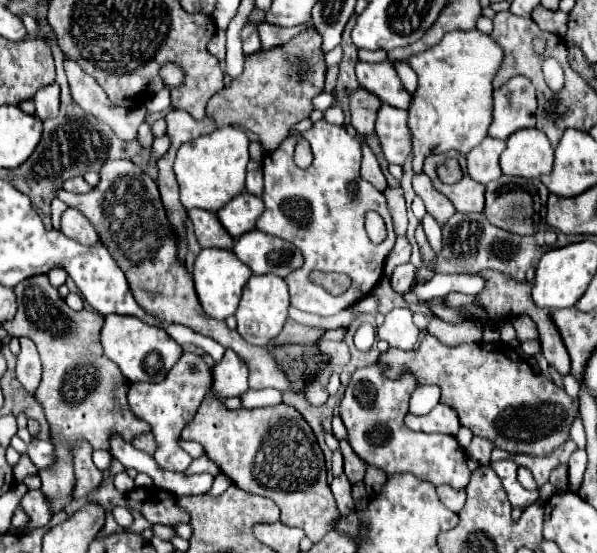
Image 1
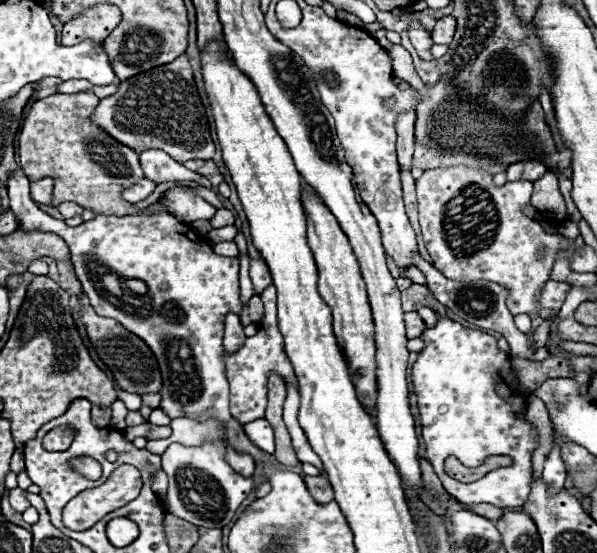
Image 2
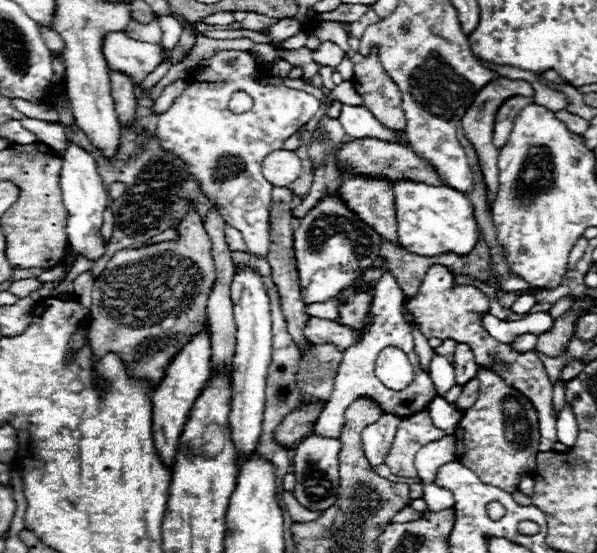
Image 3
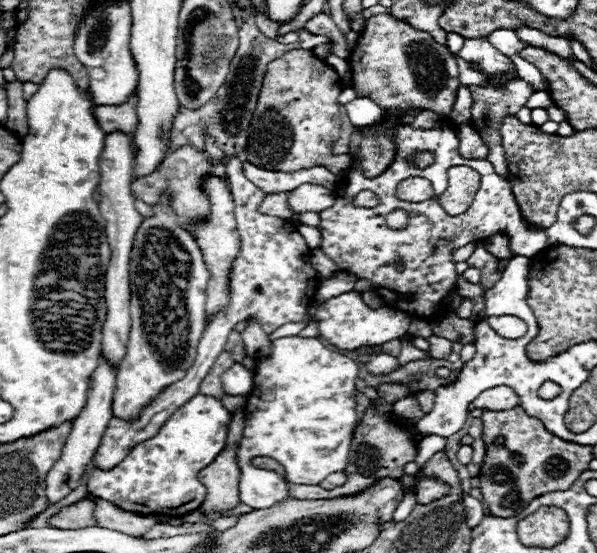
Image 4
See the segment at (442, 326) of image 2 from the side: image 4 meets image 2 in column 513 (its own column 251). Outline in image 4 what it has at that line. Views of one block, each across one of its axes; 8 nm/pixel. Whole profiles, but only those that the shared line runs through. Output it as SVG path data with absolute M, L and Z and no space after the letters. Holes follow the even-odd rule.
M288 336L278 338L270 346L268 358L258 358L254 366L252 396L246 402L244 432L238 446L238 468L240 468L240 502L260 510L288 498L288 484L320 484L332 472L344 472L348 464L348 452L352 432L358 424L356 416L356 386L358 364L338 352L328 350L316 338ZM256 456L268 456L278 460L286 468L286 476L274 474L272 470L260 470L250 464Z

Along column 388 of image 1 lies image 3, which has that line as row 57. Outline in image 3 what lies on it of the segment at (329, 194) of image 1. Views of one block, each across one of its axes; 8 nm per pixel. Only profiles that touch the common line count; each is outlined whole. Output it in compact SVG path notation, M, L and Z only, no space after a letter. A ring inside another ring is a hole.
M220 52L218 56L204 60L196 68L196 72L188 78L190 80L188 90L180 98L176 98L164 114L160 114L158 130L156 130L156 136L162 148L174 152L188 164L190 176L194 176L194 180L200 182L204 194L220 206L224 220L228 220L232 228L240 230L240 234L246 240L248 254L254 258L268 258L268 250L270 250L272 184L264 180L262 162L270 152L280 150L284 140L290 138L300 126L304 126L316 114L316 110L320 110L320 104L322 104L312 94L306 94L302 90L292 90L286 86L264 86L262 84L264 78L268 78L268 74L256 66L250 52ZM236 90L242 90L252 96L254 106L250 112L234 114L228 110L228 102Z

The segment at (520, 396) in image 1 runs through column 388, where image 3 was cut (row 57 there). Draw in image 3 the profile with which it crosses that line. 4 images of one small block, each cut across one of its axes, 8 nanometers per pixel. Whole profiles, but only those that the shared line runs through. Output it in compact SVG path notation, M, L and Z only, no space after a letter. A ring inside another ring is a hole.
M348 50L346 54L354 64L352 84L362 96L364 106L384 128L404 130L406 118L402 110L400 90L382 68L378 56L362 56L354 50Z

